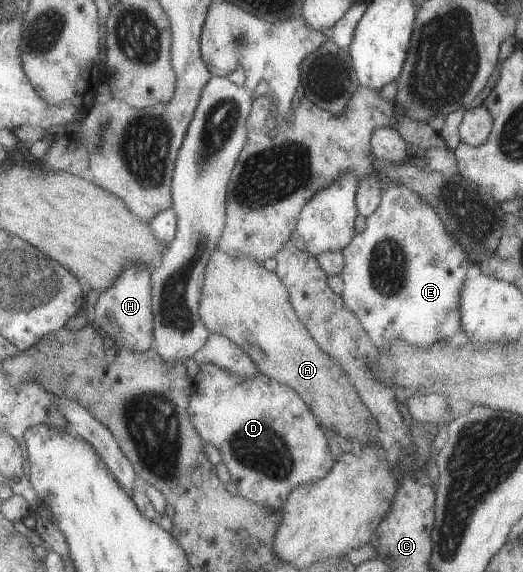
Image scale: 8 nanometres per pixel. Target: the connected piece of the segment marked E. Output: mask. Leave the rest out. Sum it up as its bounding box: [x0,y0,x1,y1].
[339,181,474,352]

